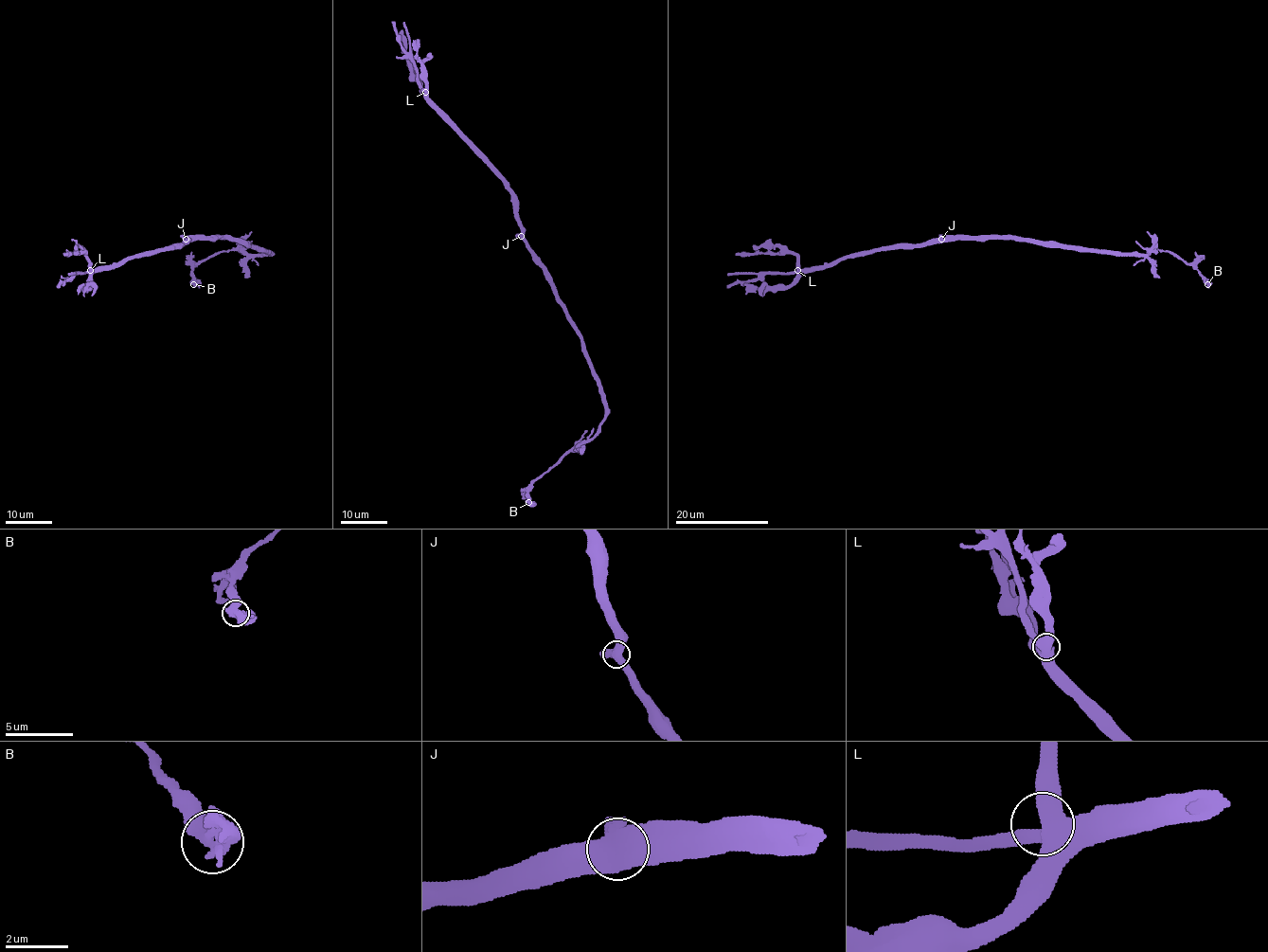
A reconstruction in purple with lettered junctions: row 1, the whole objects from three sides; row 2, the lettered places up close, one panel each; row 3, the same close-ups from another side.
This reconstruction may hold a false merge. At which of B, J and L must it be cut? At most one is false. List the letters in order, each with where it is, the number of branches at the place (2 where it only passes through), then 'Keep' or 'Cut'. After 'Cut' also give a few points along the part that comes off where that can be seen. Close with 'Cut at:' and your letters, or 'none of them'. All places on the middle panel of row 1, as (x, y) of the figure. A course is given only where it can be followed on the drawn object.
B: Place: (528, 502). Branches: 3. Keep
J: Place: (521, 236). Branches: 3. Keep
L: Place: (425, 92). Branches: 3. Keep
Cut at: none of them

